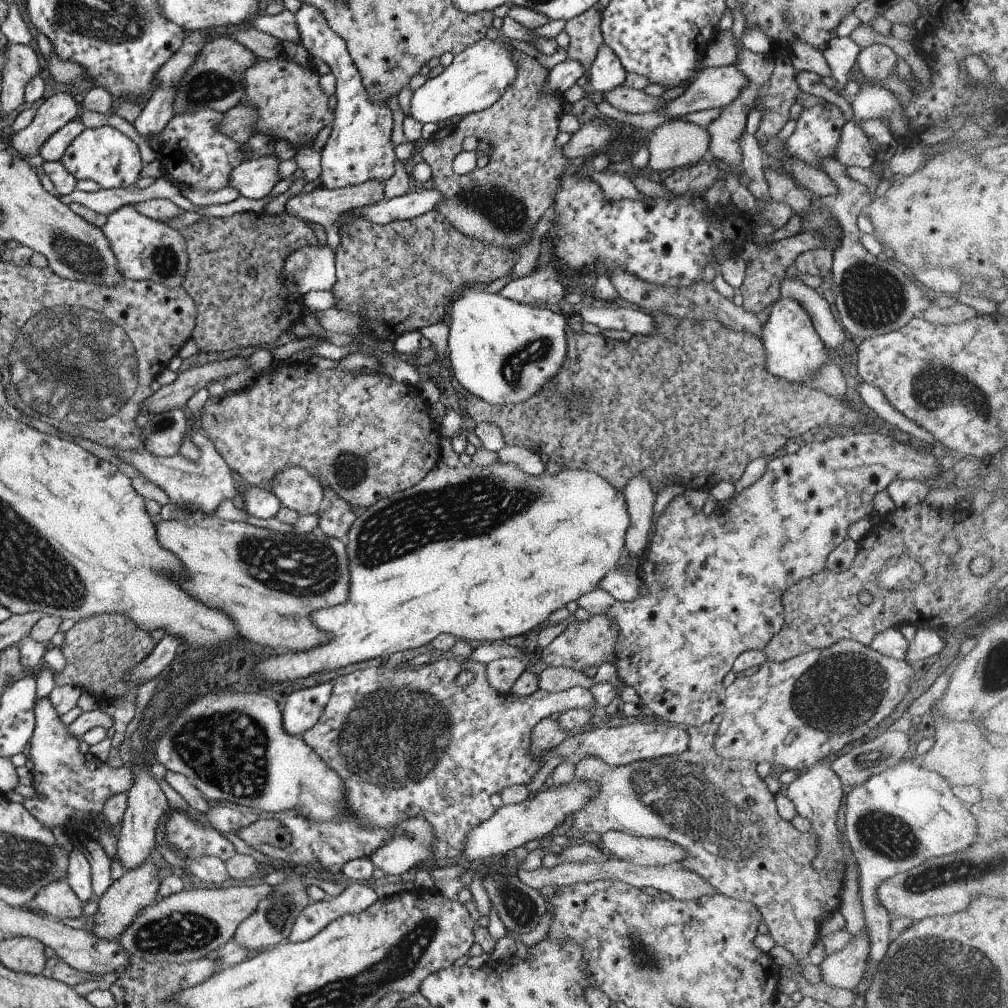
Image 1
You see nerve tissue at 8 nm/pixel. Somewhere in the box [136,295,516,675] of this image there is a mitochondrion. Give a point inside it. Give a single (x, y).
(298, 567)

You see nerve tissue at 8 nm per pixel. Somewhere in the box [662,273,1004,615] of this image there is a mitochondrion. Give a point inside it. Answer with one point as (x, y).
(935, 387)

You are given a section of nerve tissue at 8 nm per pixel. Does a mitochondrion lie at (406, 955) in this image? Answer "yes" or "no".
yes

